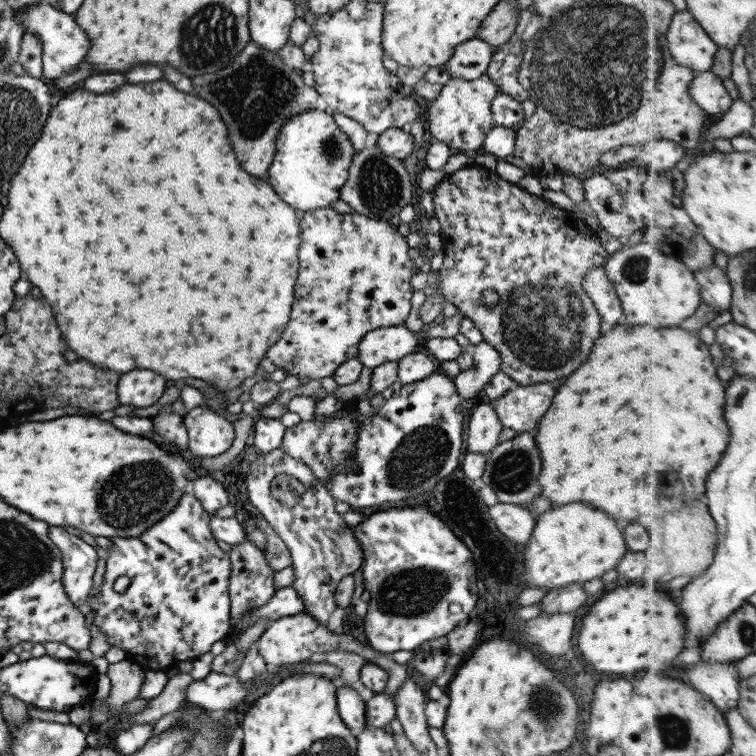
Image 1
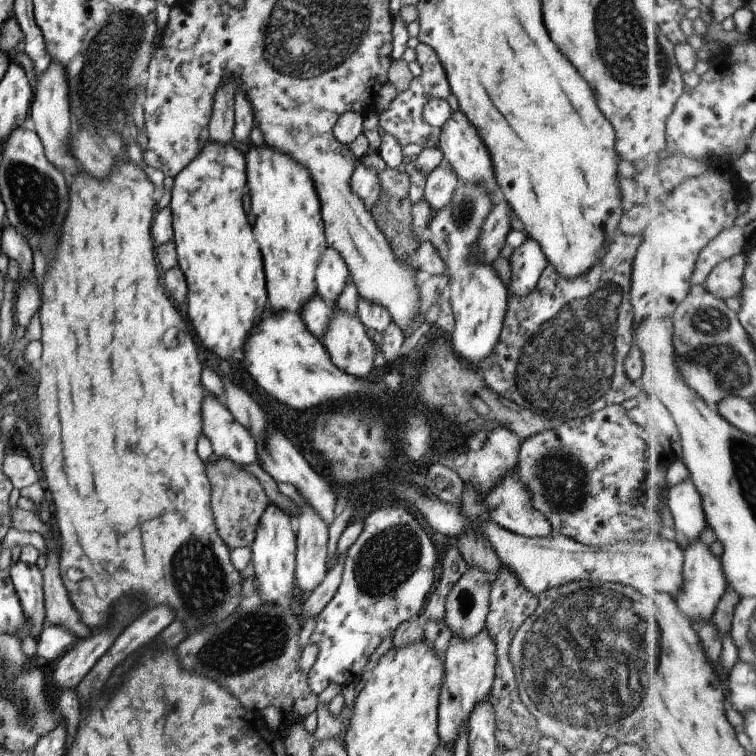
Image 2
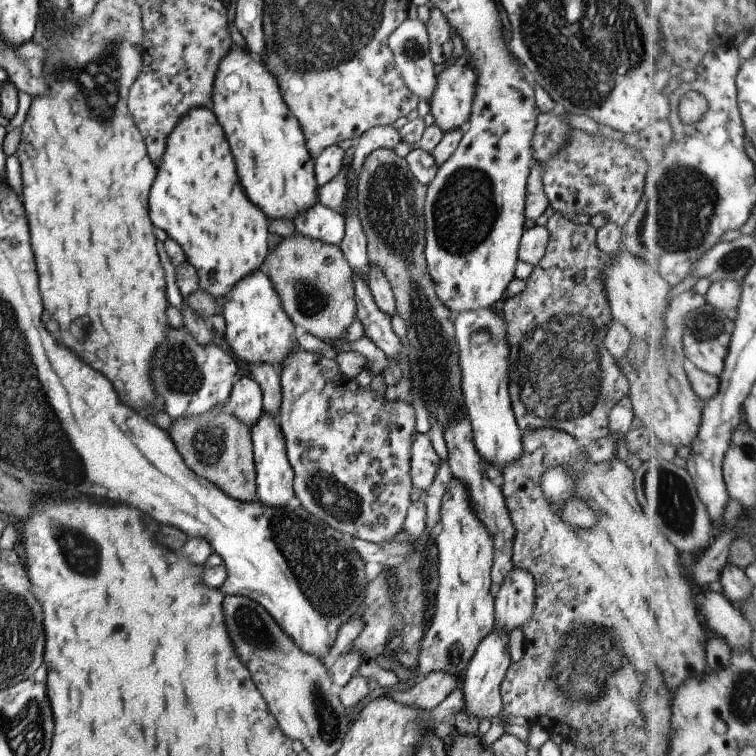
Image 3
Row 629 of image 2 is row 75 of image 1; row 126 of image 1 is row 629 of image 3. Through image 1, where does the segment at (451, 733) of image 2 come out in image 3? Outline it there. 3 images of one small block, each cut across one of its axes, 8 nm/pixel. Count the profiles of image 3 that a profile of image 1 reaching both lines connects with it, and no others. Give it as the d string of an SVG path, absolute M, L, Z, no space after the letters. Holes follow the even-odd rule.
M459 480L447 482L439 510L441 531L435 538L437 549L437 589L433 618L419 642L416 675L441 671L464 673L479 642L494 629L494 598L489 594L492 542L487 530L473 516L469 496Z

